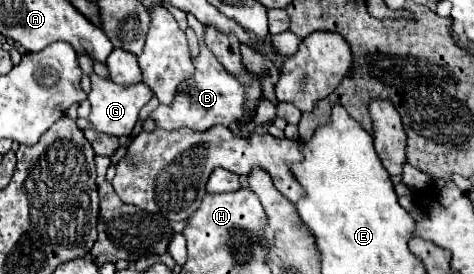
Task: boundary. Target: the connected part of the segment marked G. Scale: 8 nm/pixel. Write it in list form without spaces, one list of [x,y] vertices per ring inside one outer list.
[[[97,74],[91,76],[91,92],[89,92],[89,102],[91,102],[91,114],[89,122],[91,128],[103,134],[111,136],[125,136],[133,132],[133,126],[139,118],[139,110],[153,98],[153,92],[147,88],[147,84],[133,84],[133,86],[117,86],[109,78],[101,78]]]

